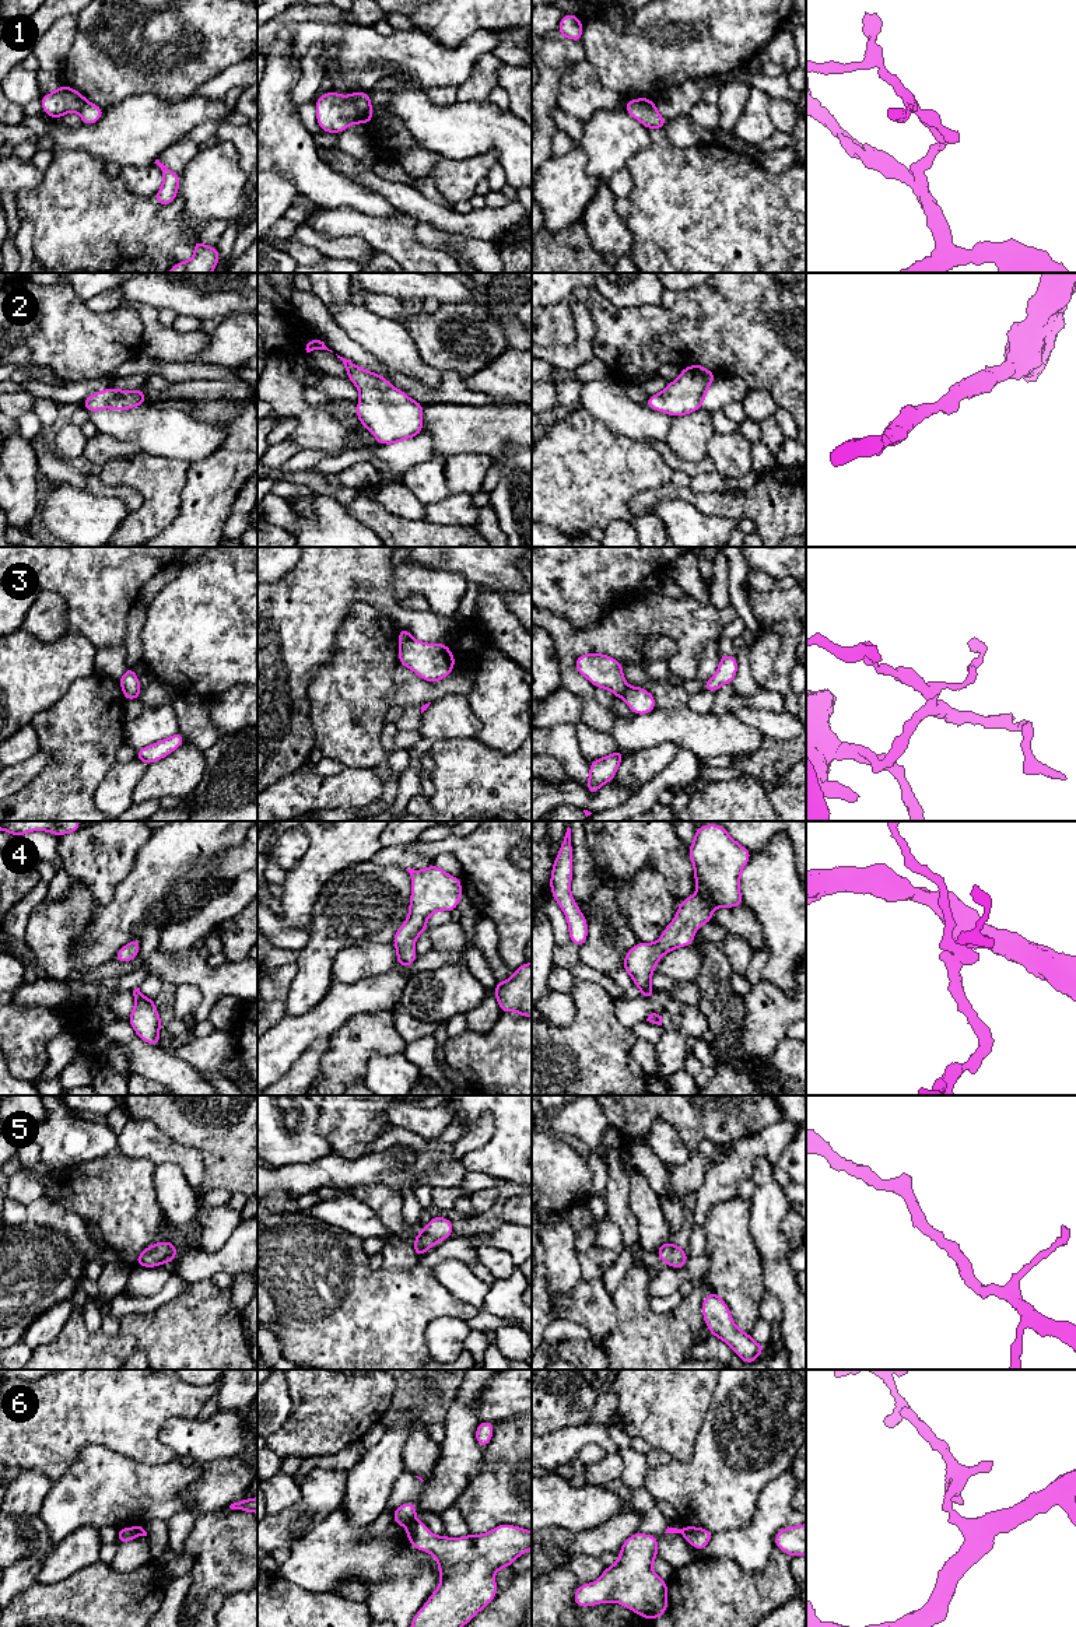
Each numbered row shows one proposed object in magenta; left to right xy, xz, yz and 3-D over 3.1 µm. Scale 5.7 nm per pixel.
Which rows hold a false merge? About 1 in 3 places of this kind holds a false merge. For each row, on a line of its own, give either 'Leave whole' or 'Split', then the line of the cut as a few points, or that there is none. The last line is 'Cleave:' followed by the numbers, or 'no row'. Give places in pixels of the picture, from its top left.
1: Split. Split along xz (353, 93), (358, 122)
2: Leave whole. No split
3: Split. Split along xz (412, 637), (399, 642)
4: Leave whole. No split
5: Leave whole. No split
6: Split. Split along xz (414, 1518), (406, 1525)
Cleave: 1, 3, 6

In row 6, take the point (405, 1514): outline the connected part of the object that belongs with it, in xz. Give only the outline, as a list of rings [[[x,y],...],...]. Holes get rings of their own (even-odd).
[[[414,1502],[400,1504],[393,1512],[393,1523],[407,1526],[416,1519],[417,1507]]]

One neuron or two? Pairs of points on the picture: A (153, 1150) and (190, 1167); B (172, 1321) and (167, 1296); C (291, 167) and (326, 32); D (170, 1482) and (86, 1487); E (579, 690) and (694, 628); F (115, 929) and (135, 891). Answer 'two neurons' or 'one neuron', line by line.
A: one neuron
B: two neurons
C: two neurons
D: one neuron
E: one neuron
F: one neuron

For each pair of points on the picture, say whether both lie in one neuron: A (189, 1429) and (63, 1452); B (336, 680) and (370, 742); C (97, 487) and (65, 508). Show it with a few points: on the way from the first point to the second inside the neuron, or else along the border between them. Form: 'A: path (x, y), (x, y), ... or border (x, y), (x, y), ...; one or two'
A: border (179, 1416), (172, 1417), (158, 1434), (177, 1455); two
B: path (349, 695), (349, 705), (361, 718), (363, 726); one
C: border (86, 488), (97, 495), (114, 495), (121, 500); two

